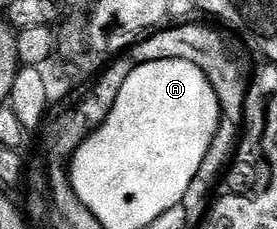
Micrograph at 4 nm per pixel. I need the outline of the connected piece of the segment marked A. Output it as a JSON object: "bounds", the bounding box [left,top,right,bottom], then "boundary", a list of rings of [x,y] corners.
{"bounds":[95,55,221,212],"boundary":[[[182,55],[170,59],[149,61],[138,64],[122,86],[111,117],[111,125],[106,129],[107,136],[103,144],[99,144],[99,152],[95,152],[95,168],[107,168],[107,172],[99,172],[99,180],[95,184],[103,184],[103,188],[119,188],[119,196],[107,196],[111,204],[115,204],[115,212],[123,212],[119,204],[127,200],[127,196],[135,196],[135,200],[143,200],[147,196],[147,208],[155,204],[155,208],[171,208],[175,204],[175,196],[183,193],[192,180],[191,173],[199,172],[206,158],[208,140],[211,134],[219,131],[221,111],[218,94],[209,78],[194,59],[182,60]]]}

